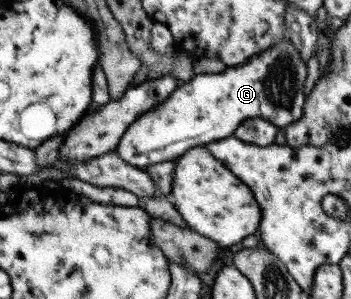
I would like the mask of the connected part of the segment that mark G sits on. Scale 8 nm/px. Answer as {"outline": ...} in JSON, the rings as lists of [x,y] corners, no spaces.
{"outline":[[[285,37],[248,62],[226,66],[215,75],[195,74],[193,79],[180,83],[169,98],[129,124],[114,148],[115,154],[143,170],[154,163],[178,159],[193,147],[229,138],[245,119],[263,119],[284,128],[302,115],[305,79],[306,65],[297,48]]]}

